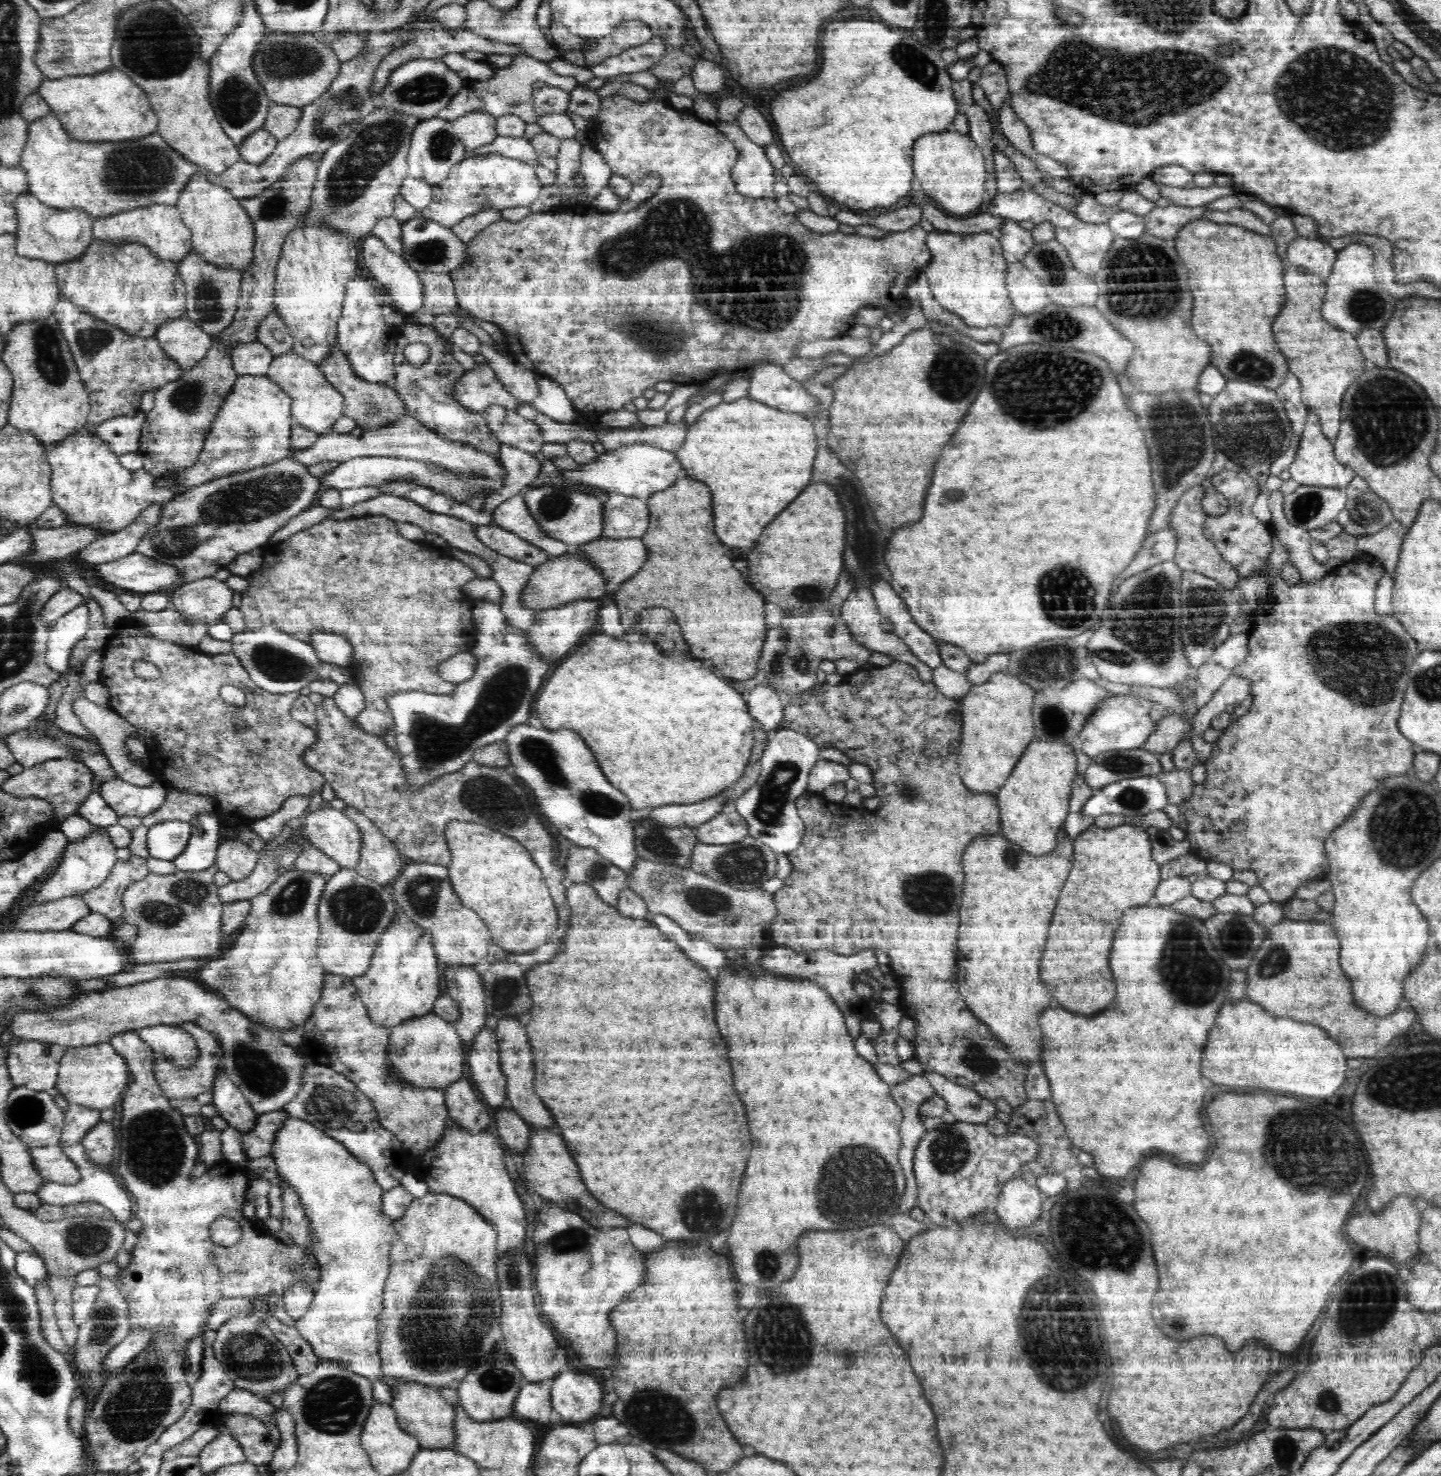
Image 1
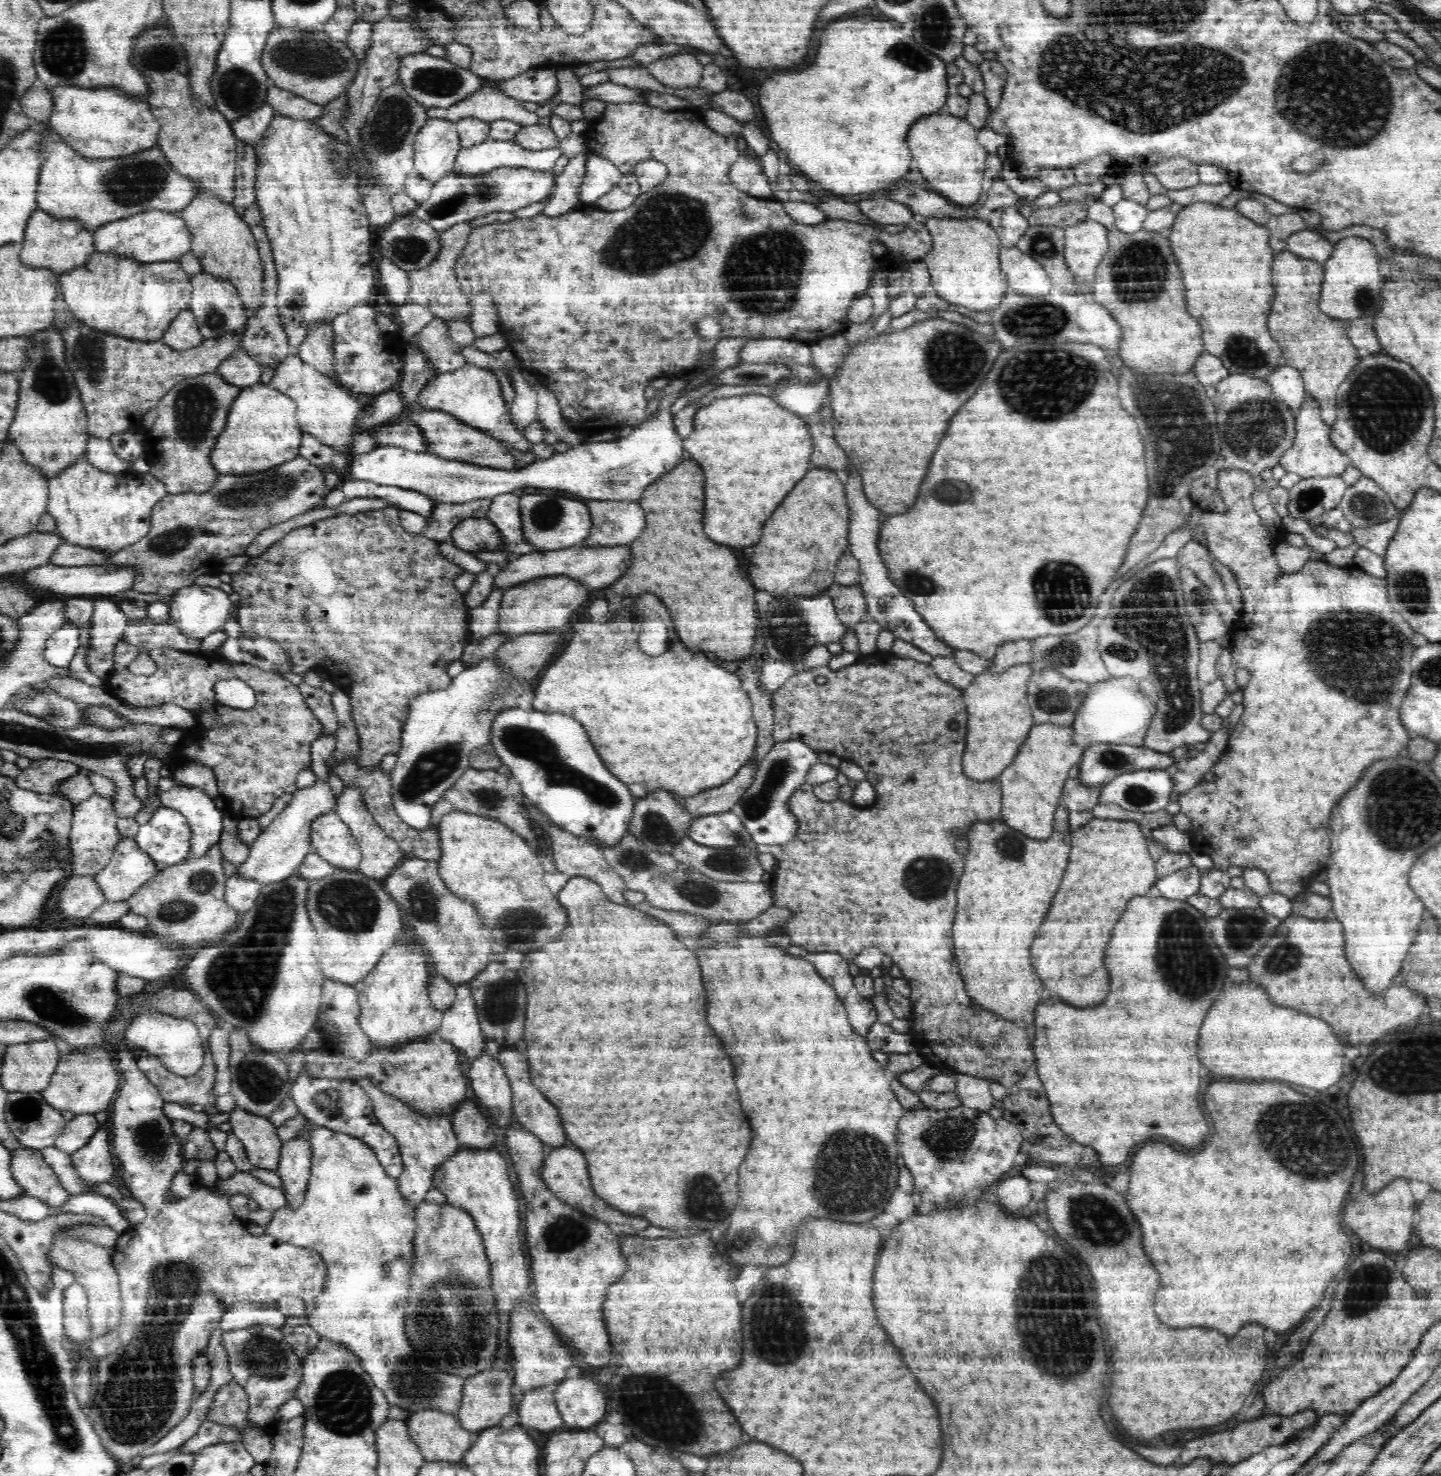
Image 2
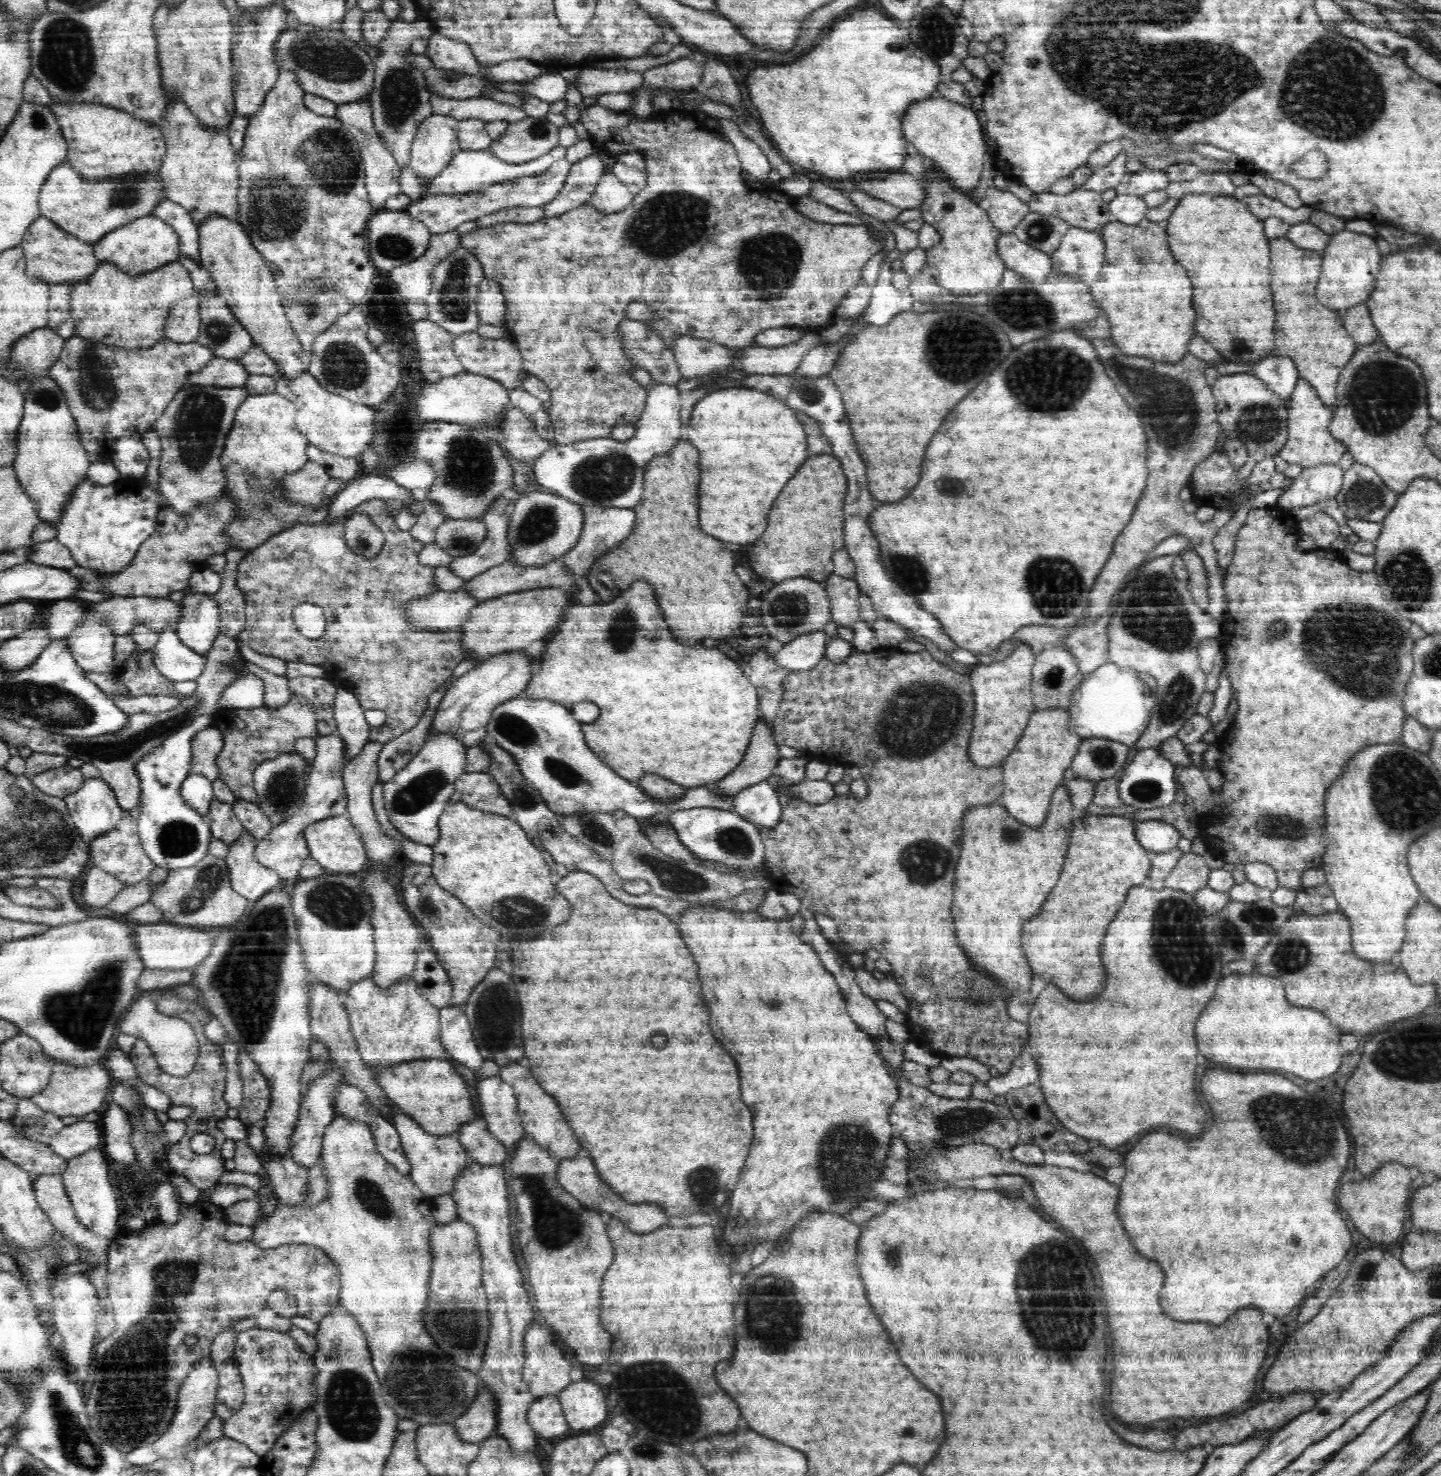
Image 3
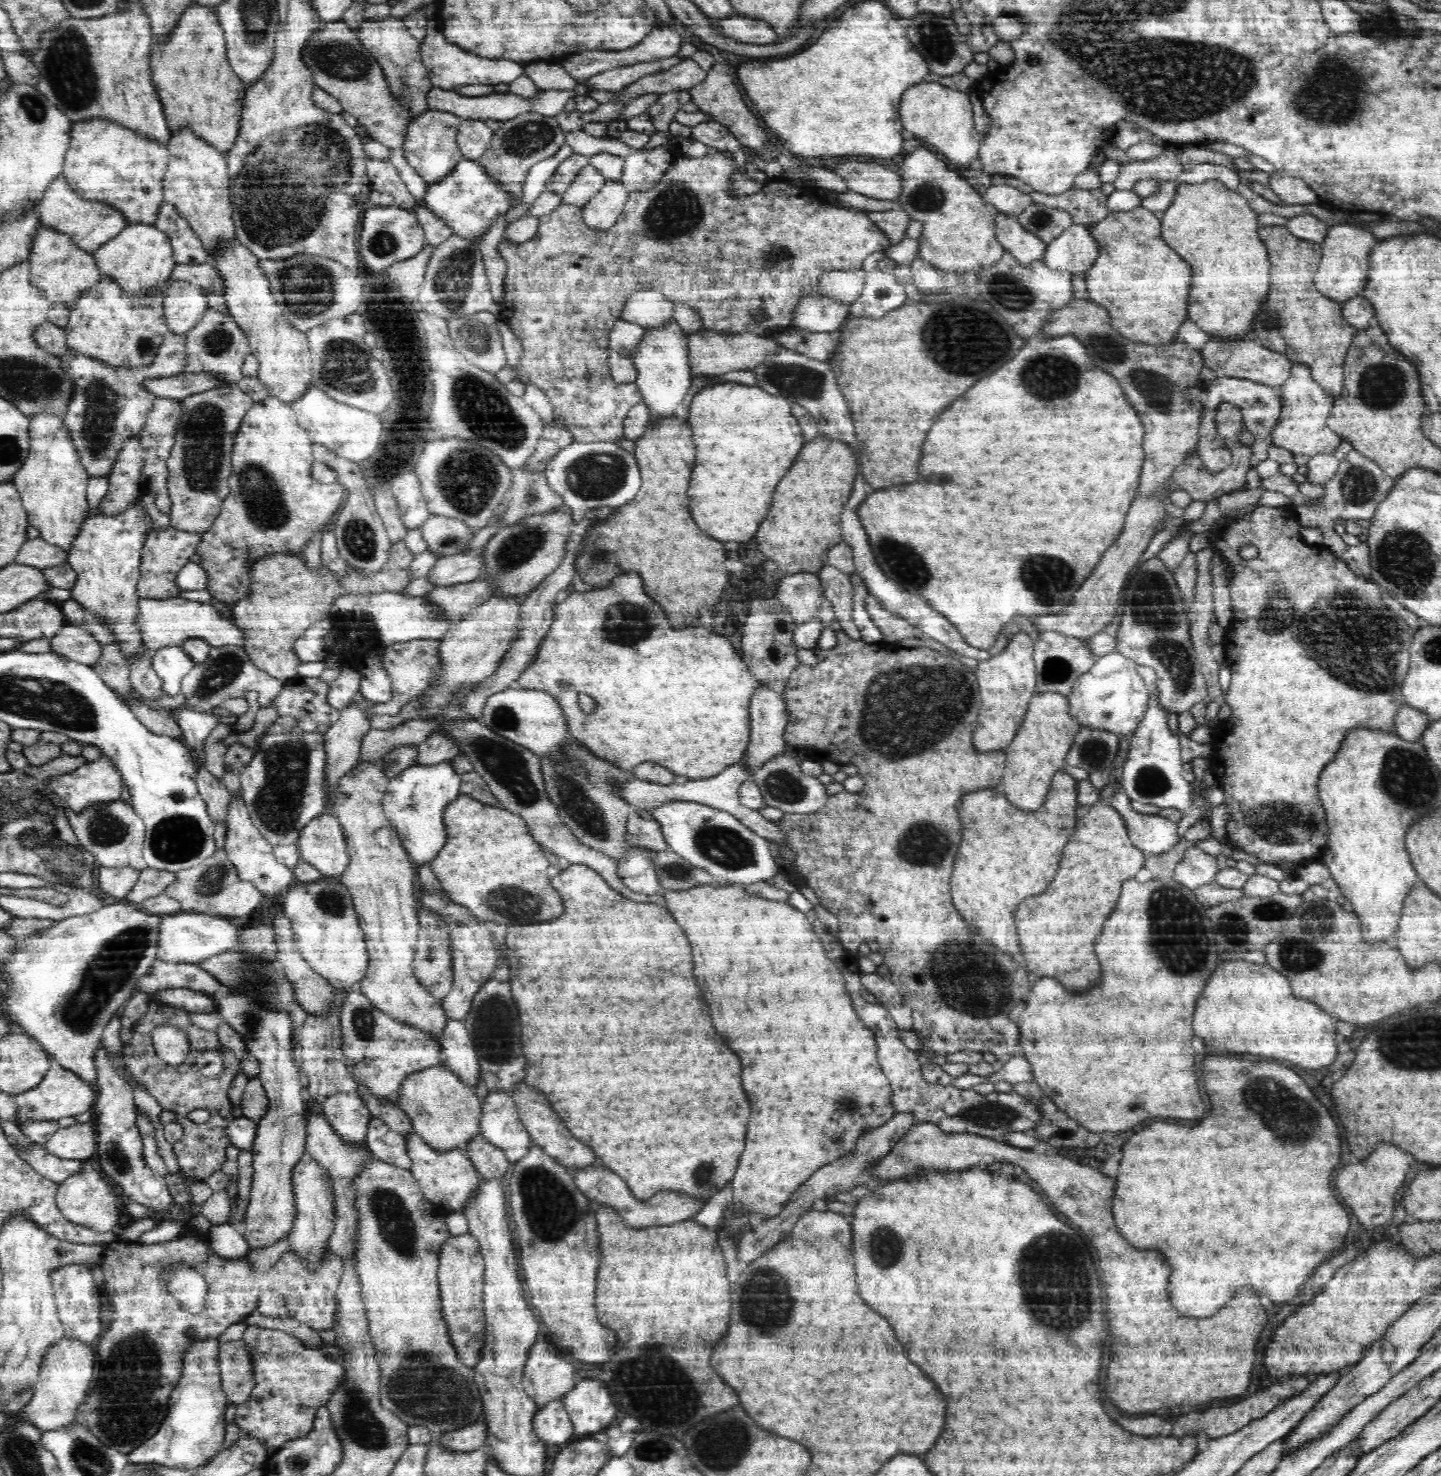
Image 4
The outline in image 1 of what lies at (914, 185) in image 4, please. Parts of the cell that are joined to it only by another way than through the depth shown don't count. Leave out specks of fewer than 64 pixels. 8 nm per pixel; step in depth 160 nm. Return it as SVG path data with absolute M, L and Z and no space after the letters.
M934 230L928 233L927 247L932 253L923 271L929 280L933 297L939 305L957 314L968 326L986 328L986 326L1008 326L1014 318L1015 310L1006 286L1007 260L997 234L980 232L964 235L956 232L940 232Z

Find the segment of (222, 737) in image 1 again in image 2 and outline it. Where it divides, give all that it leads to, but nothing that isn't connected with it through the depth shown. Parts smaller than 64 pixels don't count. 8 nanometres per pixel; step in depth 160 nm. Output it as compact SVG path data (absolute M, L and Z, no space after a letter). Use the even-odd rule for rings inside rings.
M122 640L116 644L111 656L113 667L104 679L102 688L116 698L122 698L124 703L138 708L160 707L161 705L174 704L184 710L194 713L197 718L195 733L175 744L173 757L169 760L168 767L176 771L178 767L188 762L199 762L213 770L219 796L224 798L223 812L236 820L244 818L258 818L266 814L274 801L283 794L293 794L297 791L296 776L302 770L311 769L310 746L316 738L323 734L323 726L314 716L313 710L306 705L306 700L299 688L284 677L266 672L262 668L256 668L251 664L236 664L215 657L205 657L201 653L185 653L172 648L154 648L149 652L150 657L158 666L158 670L152 676L136 676L127 666L140 654L140 650ZM228 678L241 678L248 686L255 690L256 706L251 710L238 710L221 704L214 693L214 684L218 680Z

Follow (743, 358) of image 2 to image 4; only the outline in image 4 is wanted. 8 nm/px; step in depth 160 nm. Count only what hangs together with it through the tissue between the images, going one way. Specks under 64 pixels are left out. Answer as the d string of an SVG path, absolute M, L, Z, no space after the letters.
M656 290L632 292L625 302L621 319L643 326L645 329L674 320L674 303Z

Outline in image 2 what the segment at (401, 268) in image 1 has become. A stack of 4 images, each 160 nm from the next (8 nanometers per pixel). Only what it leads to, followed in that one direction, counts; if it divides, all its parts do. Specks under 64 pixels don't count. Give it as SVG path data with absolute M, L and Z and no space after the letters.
M382 257L378 264L378 276L382 286L386 288L388 300L402 306L408 304L410 300L410 279L408 271L398 268L390 259Z

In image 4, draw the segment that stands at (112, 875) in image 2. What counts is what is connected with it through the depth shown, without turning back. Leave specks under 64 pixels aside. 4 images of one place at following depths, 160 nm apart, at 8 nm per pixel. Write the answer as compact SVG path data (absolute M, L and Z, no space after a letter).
M122 800L98 802L98 804L90 804L82 812L74 812L73 809L65 807L64 814L70 821L80 848L93 854L102 867L131 866L140 871L149 867L143 857L145 824L130 803Z

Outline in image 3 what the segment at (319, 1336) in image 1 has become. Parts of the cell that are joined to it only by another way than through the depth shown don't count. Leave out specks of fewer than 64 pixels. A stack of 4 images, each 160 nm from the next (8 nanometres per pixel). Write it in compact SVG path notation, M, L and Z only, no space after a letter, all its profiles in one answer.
M342 1114L335 1116L335 1120L325 1129L321 1161L328 1181L326 1198L314 1206L278 1203L269 1217L253 1228L252 1241L262 1250L285 1244L310 1244L321 1248L337 1265L341 1280L339 1305L362 1326L385 1403L396 1411L399 1418L414 1420L420 1426L453 1424L477 1398L483 1384L478 1374L454 1364L447 1352L426 1333L422 1324L422 1309L427 1303L433 1266L430 1235L437 1225L430 1210L433 1199L424 1196L410 1176L398 1172L378 1152L368 1125L342 1117Z

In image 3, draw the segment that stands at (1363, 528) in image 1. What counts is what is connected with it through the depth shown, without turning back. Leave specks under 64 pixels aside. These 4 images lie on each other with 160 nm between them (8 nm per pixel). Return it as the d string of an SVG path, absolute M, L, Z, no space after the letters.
M1355 462L1350 470L1344 471L1342 488L1335 499L1347 519L1382 522L1398 496L1399 493L1390 490L1373 468Z

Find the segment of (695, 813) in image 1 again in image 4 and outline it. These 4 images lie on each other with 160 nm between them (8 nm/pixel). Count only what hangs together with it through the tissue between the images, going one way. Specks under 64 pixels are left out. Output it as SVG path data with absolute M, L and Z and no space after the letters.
M768 684L759 685L754 691L754 700L750 706L751 737L743 757L744 763L750 768L750 774L788 748L787 742L783 739L786 725L789 723L789 709L786 708L784 694L780 694L780 690Z

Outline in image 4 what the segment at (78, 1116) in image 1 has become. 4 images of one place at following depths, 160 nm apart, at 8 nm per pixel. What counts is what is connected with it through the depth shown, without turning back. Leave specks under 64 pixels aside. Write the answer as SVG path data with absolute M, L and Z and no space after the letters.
M93 1121L60 1129L44 1144L48 1153L68 1160L93 1159L95 1146Z

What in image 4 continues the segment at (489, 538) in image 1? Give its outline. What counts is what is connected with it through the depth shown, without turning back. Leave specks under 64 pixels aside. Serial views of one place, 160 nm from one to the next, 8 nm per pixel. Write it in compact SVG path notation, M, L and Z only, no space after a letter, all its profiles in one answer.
M435 514L420 527L428 550L442 557L464 553L474 535L466 523Z

